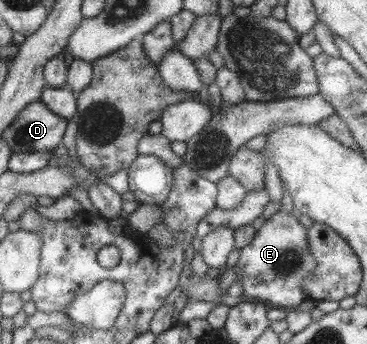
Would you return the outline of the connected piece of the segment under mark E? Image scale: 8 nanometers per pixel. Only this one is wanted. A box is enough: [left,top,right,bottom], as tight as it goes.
[231,210,315,310]

